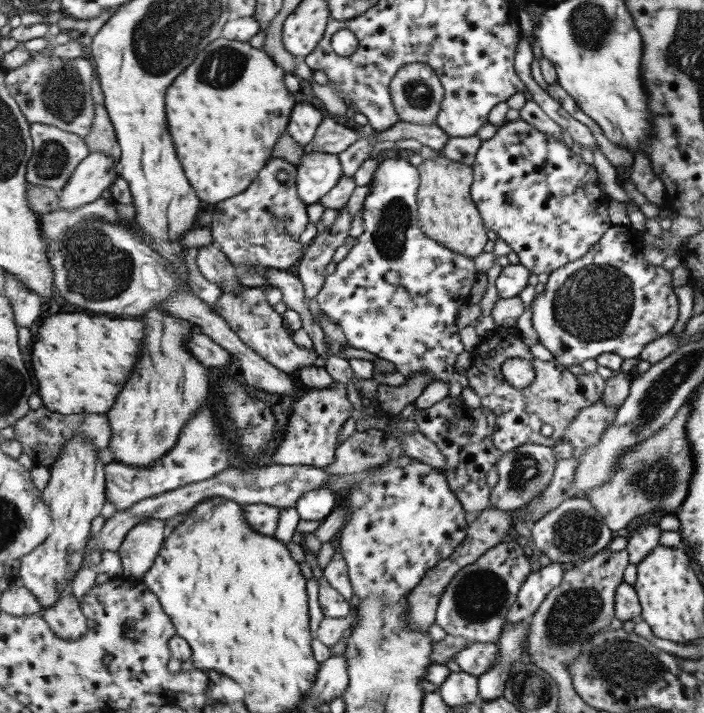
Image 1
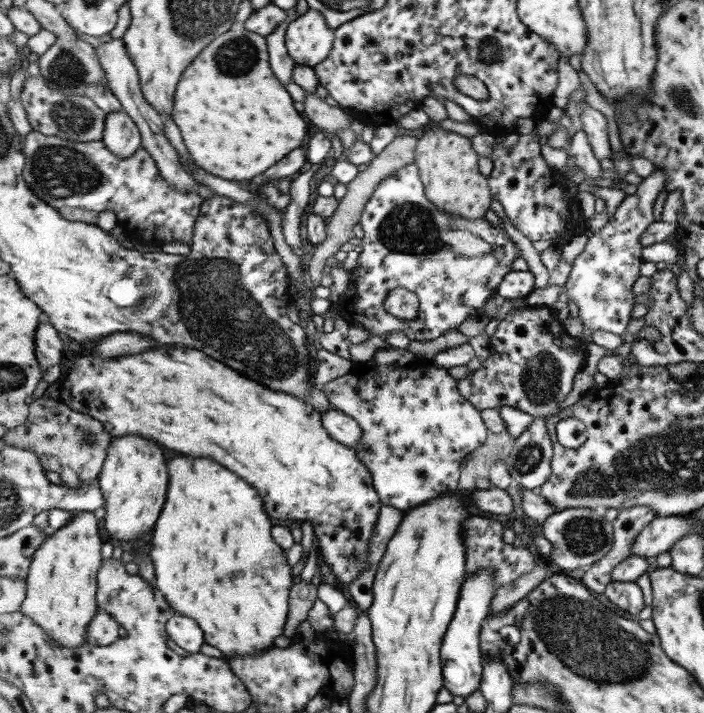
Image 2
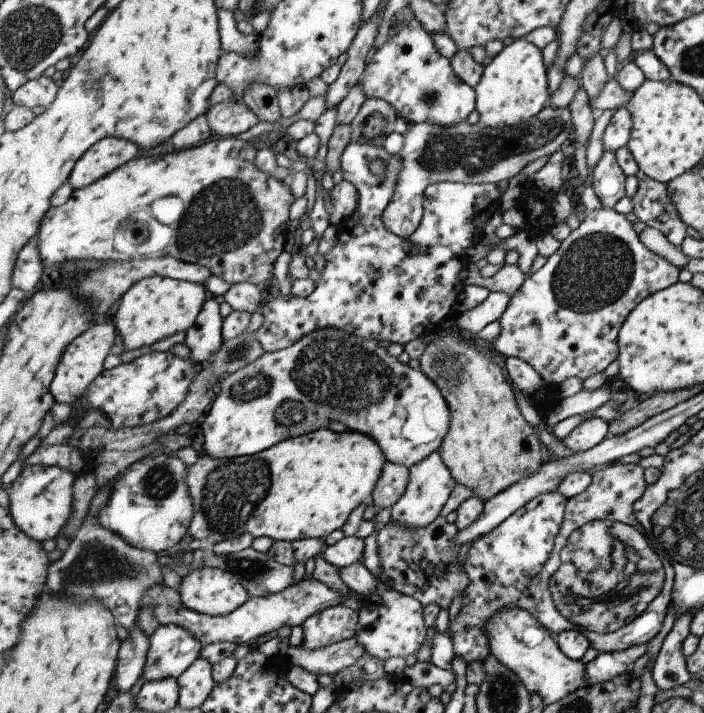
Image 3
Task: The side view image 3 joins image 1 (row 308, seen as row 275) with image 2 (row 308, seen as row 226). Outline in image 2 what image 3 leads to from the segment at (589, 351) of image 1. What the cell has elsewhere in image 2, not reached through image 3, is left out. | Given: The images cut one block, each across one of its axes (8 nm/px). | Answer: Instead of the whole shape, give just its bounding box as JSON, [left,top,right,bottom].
[567,166,666,337]

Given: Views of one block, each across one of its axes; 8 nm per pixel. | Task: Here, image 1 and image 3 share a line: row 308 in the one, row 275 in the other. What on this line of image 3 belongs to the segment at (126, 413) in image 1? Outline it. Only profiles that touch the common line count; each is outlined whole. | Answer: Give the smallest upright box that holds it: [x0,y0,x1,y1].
[111,275,210,351]

